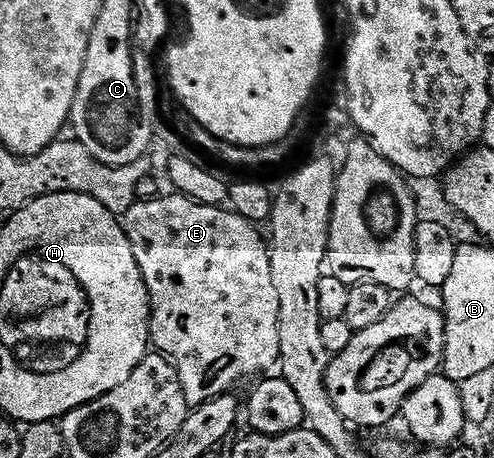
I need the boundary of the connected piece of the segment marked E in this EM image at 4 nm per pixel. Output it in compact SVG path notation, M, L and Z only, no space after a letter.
M159 195L154 200L135 200L132 208L124 215L124 228L132 243L136 263L144 275L144 283L148 287L148 295L150 296L150 344L178 372L178 378L182 384L182 394L187 406L197 407L214 397L229 394L233 390L230 388L237 381L244 380L245 377L255 376L254 378L257 378L259 375L265 374L267 372L265 369L278 361L278 352L280 351L280 299L276 295L276 283L272 283L270 251L267 242L265 240L262 242L261 235L254 230L257 229L255 222L246 221L239 213L226 207L202 205L188 197L173 196Z

